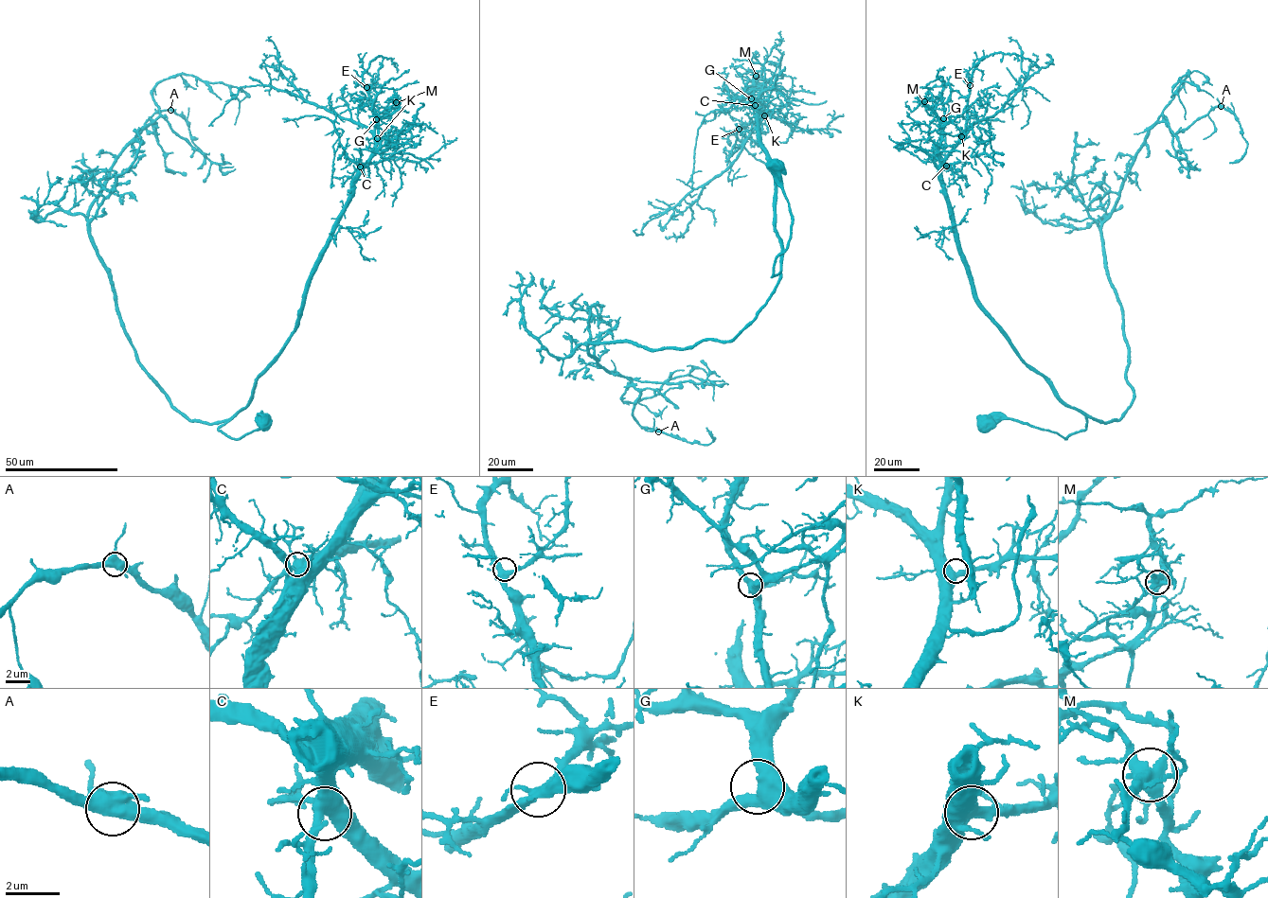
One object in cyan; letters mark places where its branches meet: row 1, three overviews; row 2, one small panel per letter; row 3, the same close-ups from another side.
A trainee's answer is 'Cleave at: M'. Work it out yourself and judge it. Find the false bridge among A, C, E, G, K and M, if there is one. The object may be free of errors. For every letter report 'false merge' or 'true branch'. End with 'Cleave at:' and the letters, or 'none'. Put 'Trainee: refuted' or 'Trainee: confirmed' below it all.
A: true branch
C: true branch
E: true branch
G: true branch
K: true branch
M: false merge
Cleave at: M
Trainee: confirmed

